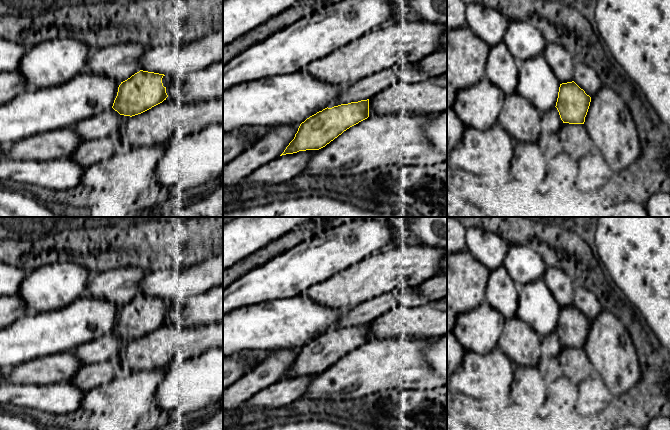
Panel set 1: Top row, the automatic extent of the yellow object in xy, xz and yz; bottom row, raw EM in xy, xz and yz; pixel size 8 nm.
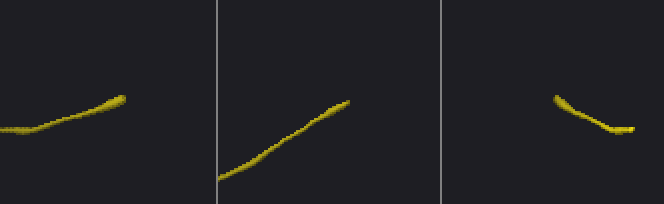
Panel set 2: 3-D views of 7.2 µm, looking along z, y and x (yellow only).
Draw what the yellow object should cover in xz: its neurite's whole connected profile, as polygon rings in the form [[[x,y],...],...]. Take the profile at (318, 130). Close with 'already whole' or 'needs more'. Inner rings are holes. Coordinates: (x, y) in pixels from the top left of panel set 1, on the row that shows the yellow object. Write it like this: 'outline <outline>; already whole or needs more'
outline [[[369,99],[327,107],[300,124],[294,139],[280,156],[299,151],[319,150],[368,117]]]; already whole

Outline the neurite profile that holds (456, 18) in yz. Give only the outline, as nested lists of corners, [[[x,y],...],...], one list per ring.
[[[447,0],[447,30],[466,25],[465,9],[462,0]]]

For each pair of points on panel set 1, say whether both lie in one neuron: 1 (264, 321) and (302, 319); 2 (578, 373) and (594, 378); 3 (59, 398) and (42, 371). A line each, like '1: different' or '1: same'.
1: same
2: different
3: different

